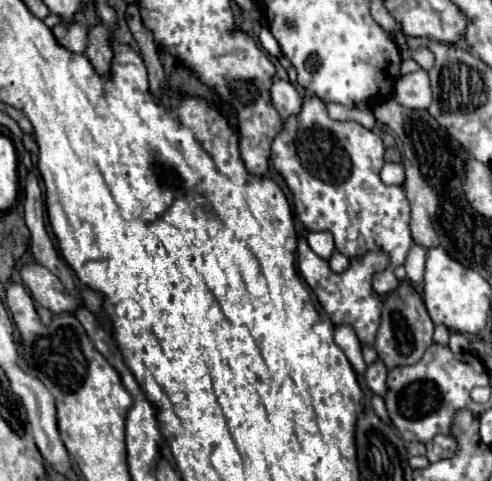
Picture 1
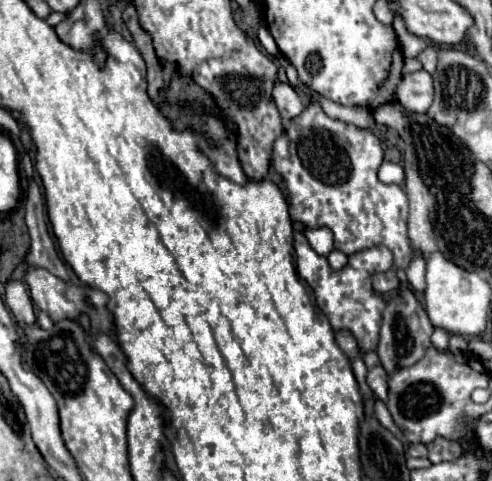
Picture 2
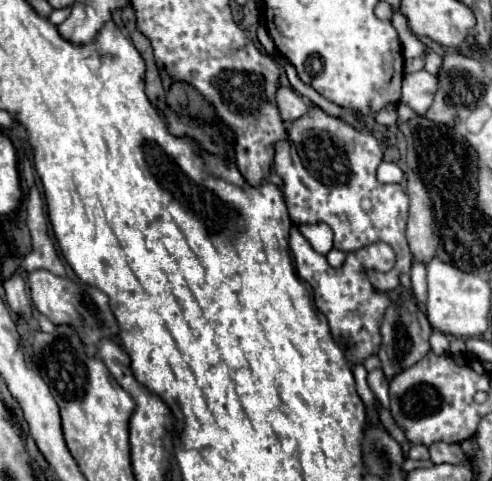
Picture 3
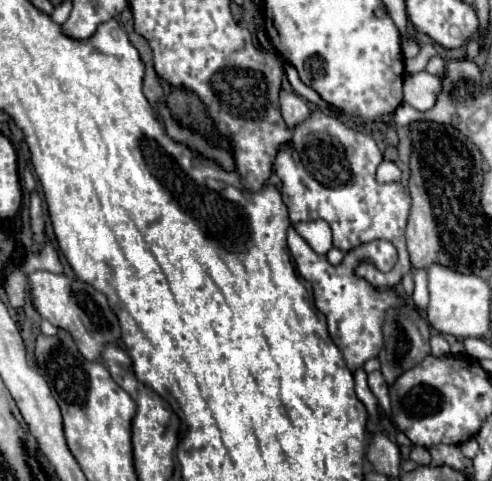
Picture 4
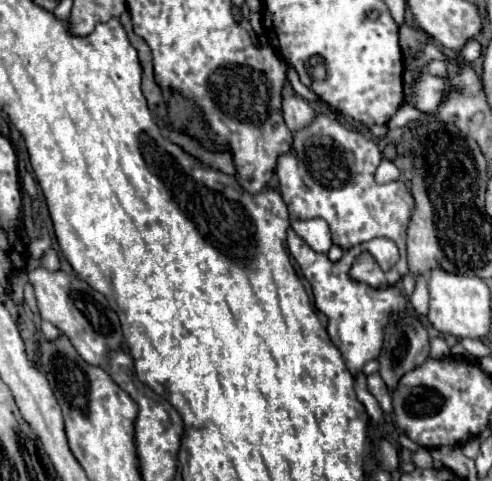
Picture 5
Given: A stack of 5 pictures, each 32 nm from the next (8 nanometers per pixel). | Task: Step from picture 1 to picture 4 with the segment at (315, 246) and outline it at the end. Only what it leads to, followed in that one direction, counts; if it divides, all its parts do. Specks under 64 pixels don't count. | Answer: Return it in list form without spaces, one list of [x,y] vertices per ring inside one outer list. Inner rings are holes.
[[[314,220],[314,222],[298,222],[293,225],[296,232],[300,232],[300,236],[318,252],[318,254],[326,254],[332,248],[332,230],[328,228],[328,224],[324,224],[324,220]]]

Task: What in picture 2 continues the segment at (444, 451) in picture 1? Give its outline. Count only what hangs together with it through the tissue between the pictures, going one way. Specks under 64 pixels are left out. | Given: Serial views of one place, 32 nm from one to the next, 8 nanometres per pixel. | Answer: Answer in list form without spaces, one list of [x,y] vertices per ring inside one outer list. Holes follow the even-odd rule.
[[[436,438],[426,448],[428,448],[428,460],[432,464],[436,464],[440,460],[454,460],[462,452],[460,444],[456,440],[448,440],[448,438]]]

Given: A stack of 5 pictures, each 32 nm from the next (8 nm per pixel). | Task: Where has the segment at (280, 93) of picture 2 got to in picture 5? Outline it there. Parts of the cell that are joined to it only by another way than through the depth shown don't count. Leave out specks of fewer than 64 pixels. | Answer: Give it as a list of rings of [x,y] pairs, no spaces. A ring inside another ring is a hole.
[[[284,96],[282,98],[282,114],[284,114],[286,126],[292,132],[304,128],[304,124],[310,124],[314,118],[314,110],[300,96]]]

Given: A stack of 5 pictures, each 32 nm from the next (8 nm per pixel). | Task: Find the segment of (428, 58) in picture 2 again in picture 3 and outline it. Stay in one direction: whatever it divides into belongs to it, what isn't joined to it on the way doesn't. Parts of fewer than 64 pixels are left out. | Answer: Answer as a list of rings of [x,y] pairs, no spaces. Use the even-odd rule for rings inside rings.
[[[428,50],[424,54],[424,70],[430,74],[436,74],[438,68],[440,68],[440,56],[434,50]]]

